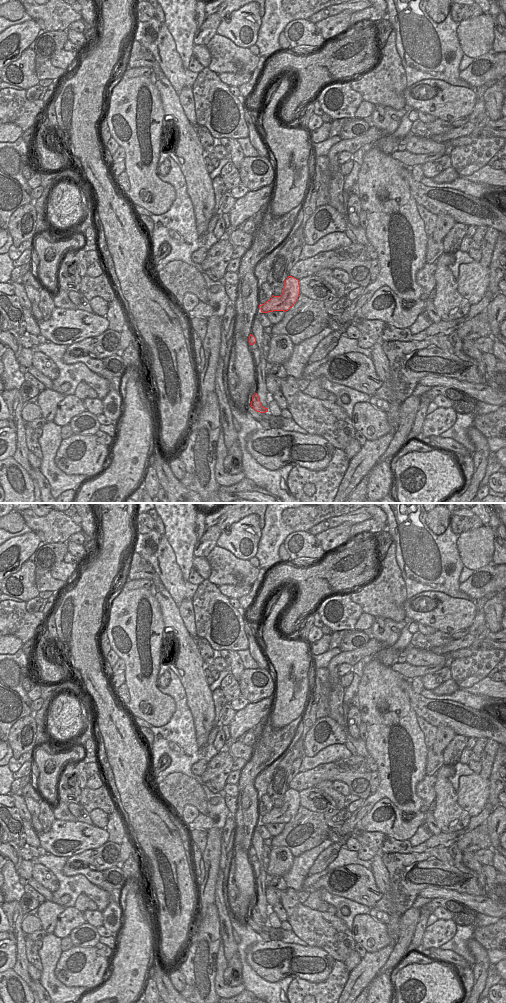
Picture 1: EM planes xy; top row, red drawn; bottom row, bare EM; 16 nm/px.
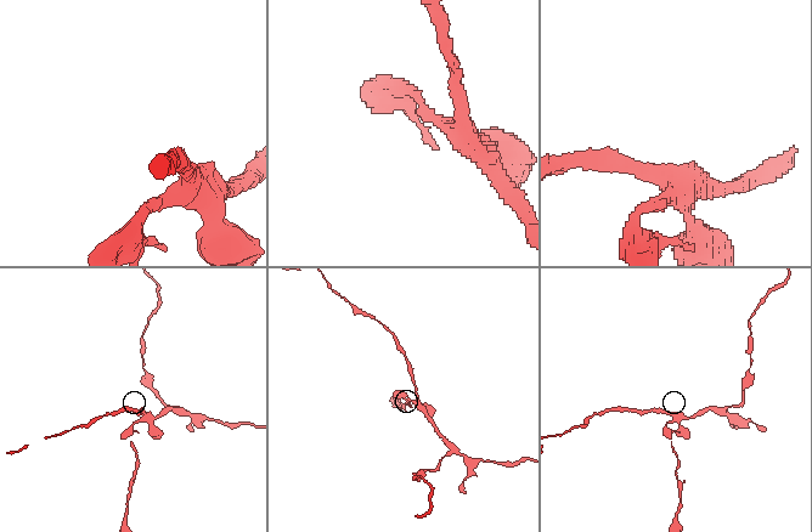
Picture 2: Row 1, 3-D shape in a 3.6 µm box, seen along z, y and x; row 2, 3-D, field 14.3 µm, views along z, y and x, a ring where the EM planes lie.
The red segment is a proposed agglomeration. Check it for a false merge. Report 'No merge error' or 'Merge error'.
Merge error.

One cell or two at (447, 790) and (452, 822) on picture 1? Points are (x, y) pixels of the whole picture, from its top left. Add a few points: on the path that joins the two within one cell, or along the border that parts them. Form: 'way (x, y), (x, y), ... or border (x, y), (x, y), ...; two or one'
way (447, 798), (448, 814); one

